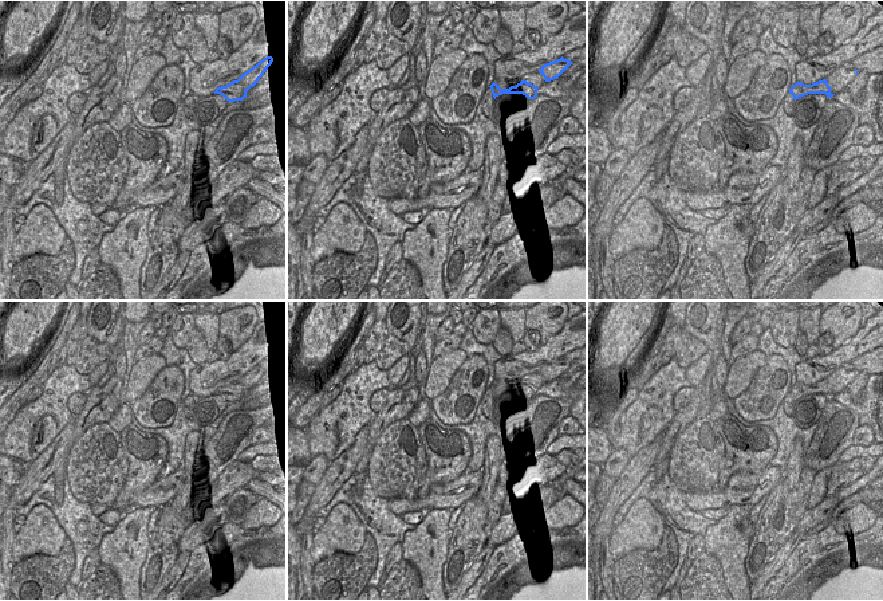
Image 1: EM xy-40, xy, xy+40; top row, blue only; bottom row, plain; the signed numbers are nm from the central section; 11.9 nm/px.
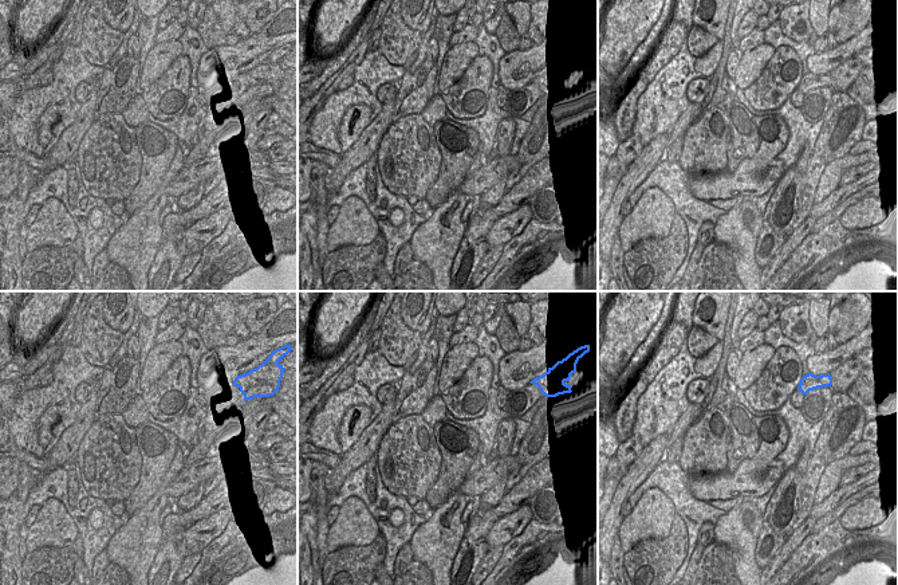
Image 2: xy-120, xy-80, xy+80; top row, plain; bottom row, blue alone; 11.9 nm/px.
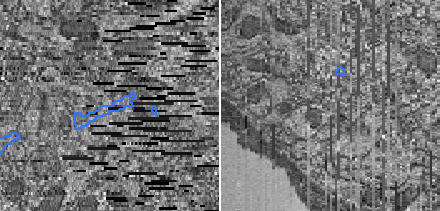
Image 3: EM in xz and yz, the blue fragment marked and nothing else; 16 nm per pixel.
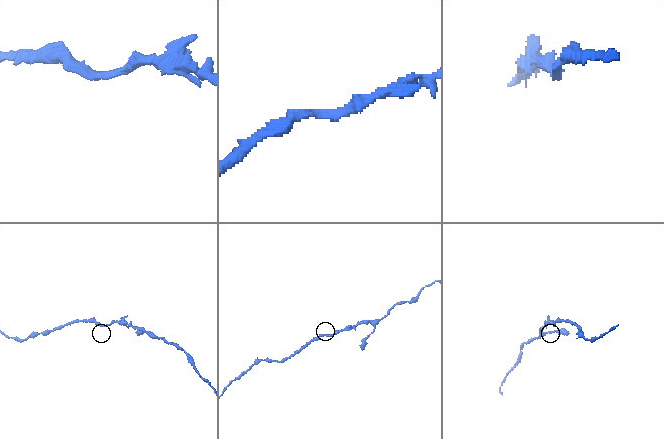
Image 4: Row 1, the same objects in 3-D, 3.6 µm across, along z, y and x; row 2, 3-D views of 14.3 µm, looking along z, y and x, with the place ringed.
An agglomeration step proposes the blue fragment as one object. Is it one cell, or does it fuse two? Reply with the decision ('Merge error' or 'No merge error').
No merge error.

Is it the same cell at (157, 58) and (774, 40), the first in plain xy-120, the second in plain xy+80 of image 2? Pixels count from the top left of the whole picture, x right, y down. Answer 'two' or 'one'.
two

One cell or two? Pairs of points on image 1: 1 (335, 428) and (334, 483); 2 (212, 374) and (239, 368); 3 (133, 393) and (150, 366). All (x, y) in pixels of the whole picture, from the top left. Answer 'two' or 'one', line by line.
1: two
2: one
3: one

